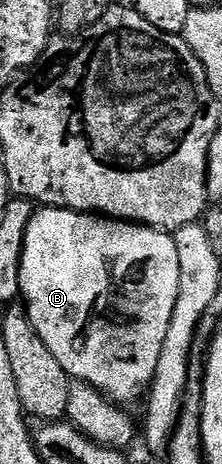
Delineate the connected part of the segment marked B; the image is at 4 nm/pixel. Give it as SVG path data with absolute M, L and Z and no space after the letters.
M41 206L33 214L30 225L26 229L26 241L20 266L20 299L28 312L38 337L46 341L46 349L58 357L58 365L66 369L73 380L88 383L94 389L112 400L117 405L129 405L135 399L143 400L152 383L154 371L158 366L158 355L165 342L170 319L173 316L175 302L178 301L179 267L178 254L173 236L167 231L157 231L154 227L145 227L142 223L133 223L122 219L110 219L95 213L83 211L66 211L63 207Z

